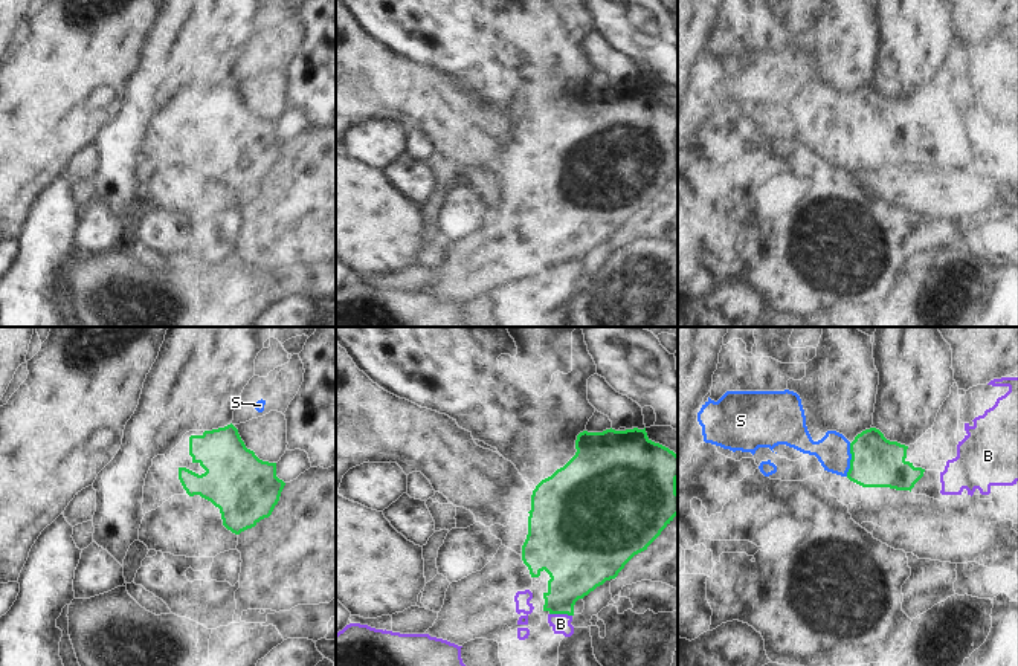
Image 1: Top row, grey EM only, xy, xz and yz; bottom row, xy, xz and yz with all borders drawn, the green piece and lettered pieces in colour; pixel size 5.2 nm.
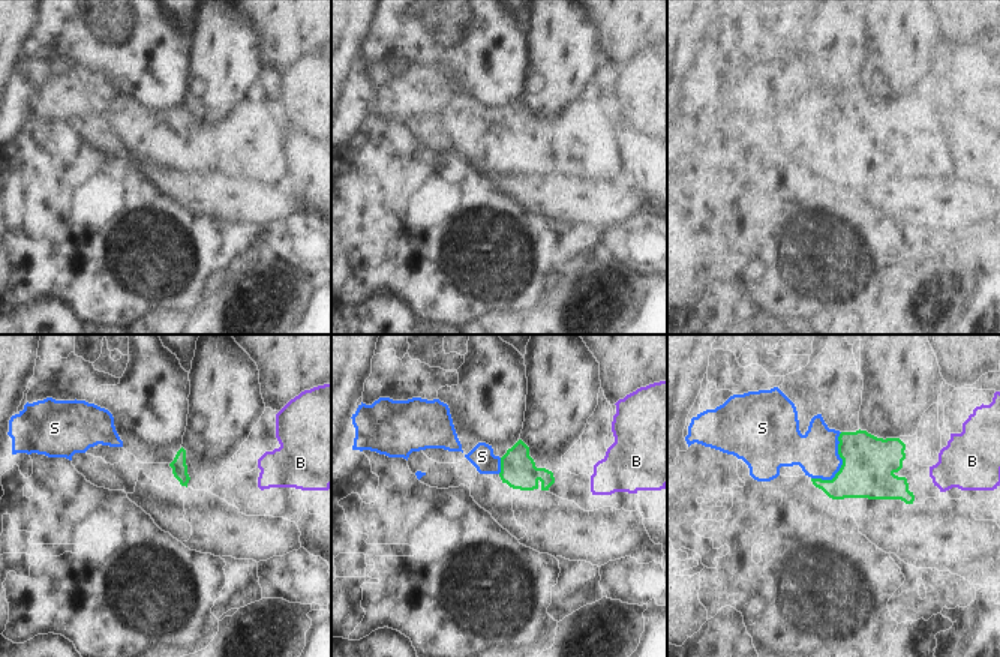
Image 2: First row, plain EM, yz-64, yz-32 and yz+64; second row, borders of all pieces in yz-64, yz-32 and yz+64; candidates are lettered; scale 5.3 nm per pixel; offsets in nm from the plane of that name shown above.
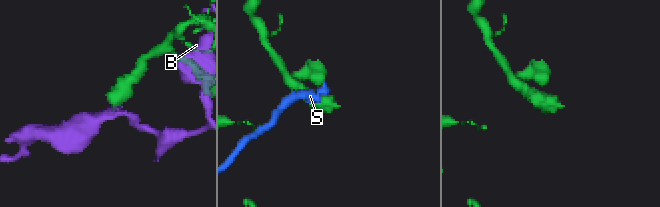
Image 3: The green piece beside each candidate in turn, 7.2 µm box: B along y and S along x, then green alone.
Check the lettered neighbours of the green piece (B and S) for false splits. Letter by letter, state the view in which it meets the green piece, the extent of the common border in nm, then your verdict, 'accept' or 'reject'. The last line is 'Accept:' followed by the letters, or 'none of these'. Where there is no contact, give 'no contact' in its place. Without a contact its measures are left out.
B: contact in xz; length 120 nm; reject
S: contact in yz; length 180 nm; reject
Accept: none of these

